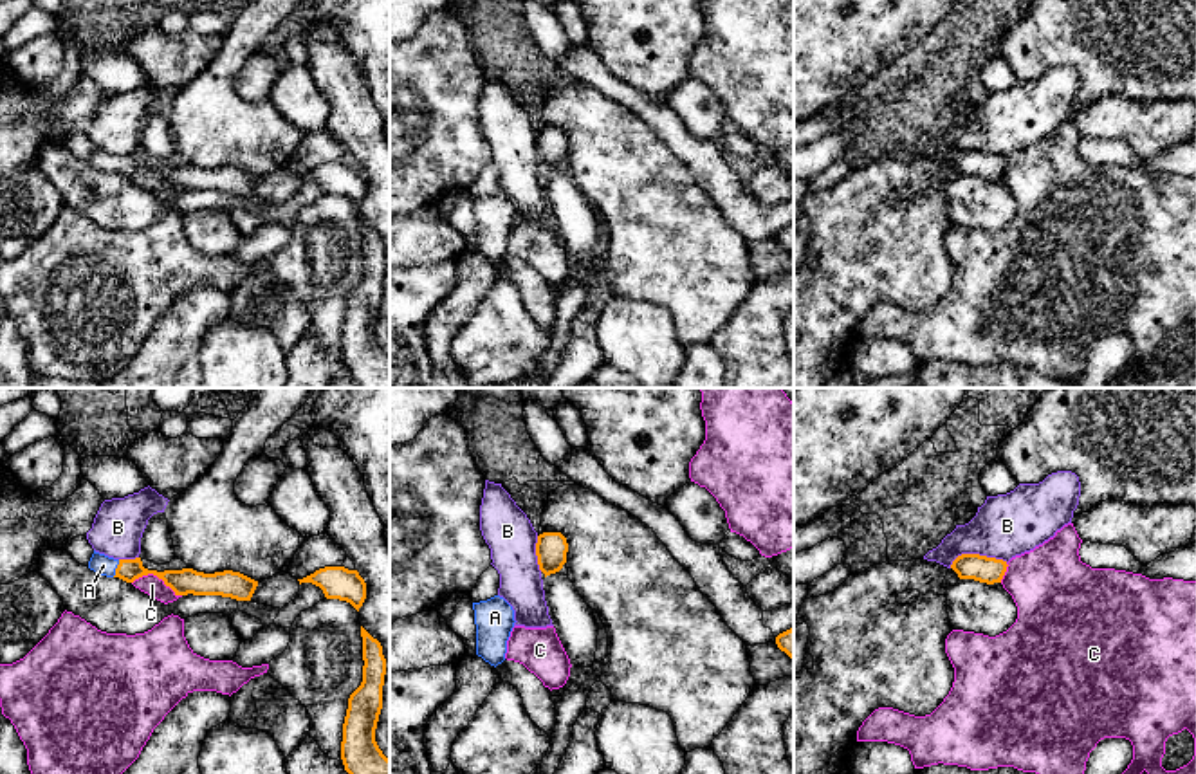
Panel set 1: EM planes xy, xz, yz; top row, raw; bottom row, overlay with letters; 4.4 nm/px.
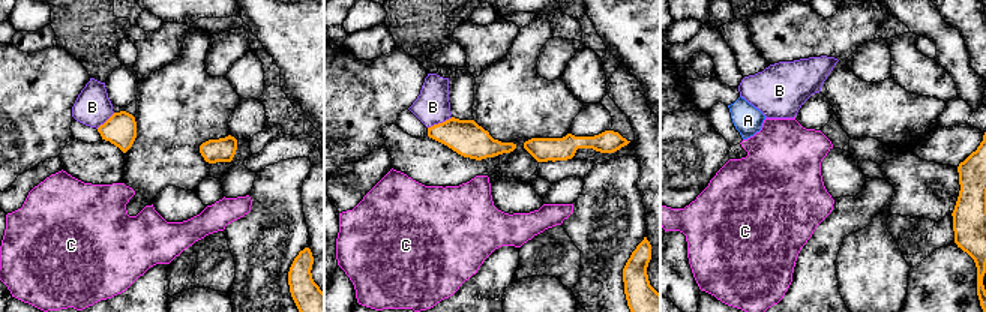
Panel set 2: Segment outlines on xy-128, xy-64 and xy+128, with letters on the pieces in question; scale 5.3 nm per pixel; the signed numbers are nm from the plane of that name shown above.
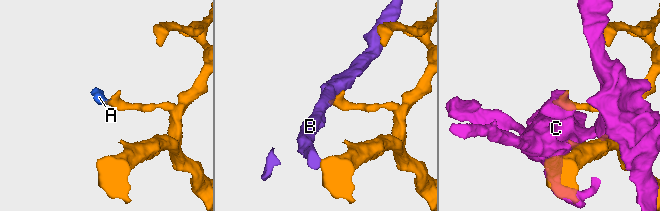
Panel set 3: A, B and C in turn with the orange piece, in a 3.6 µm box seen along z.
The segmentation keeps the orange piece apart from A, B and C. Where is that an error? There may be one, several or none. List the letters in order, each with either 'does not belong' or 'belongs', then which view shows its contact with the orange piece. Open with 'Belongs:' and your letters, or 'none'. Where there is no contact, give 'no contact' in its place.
Belongs: A
A: belongs; meets orange in xy
B: does not belong; meets orange in yz
C: does not belong; meets orange in xy

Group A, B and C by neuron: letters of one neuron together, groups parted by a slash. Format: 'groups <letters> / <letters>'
groups A / B / C

